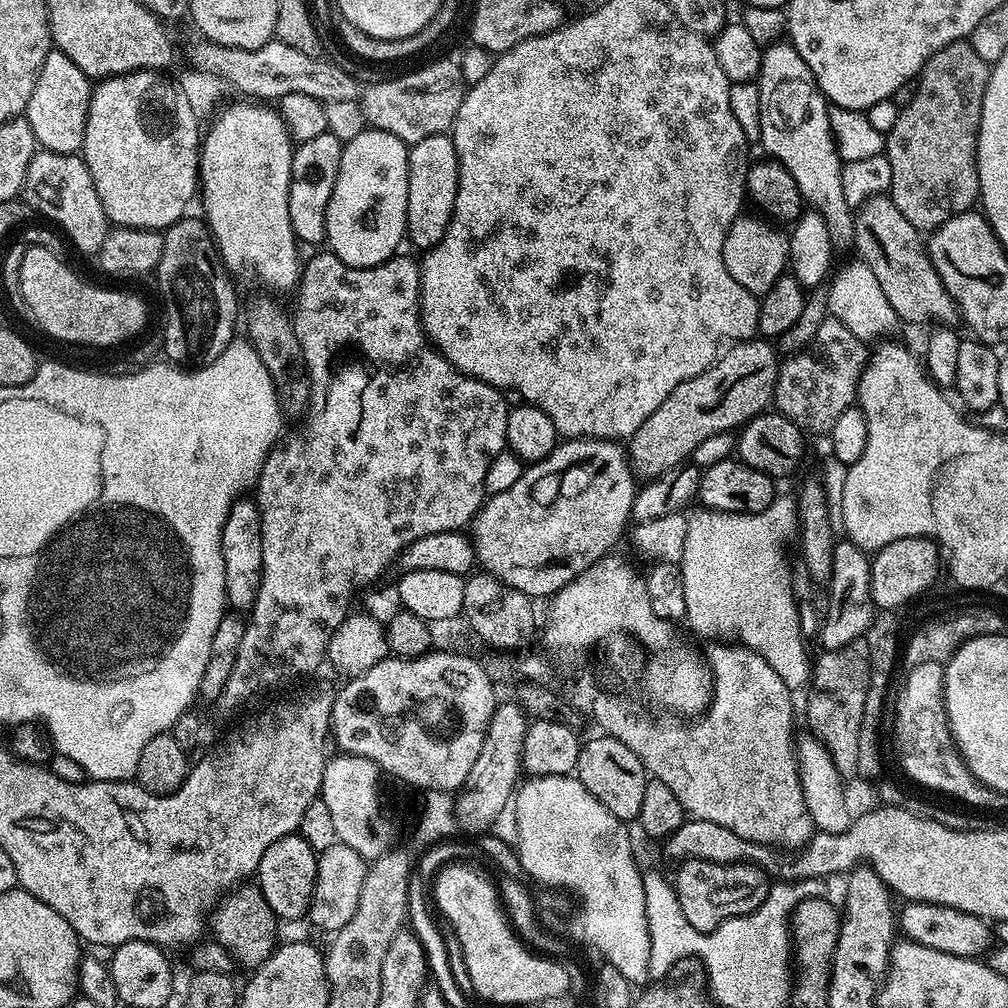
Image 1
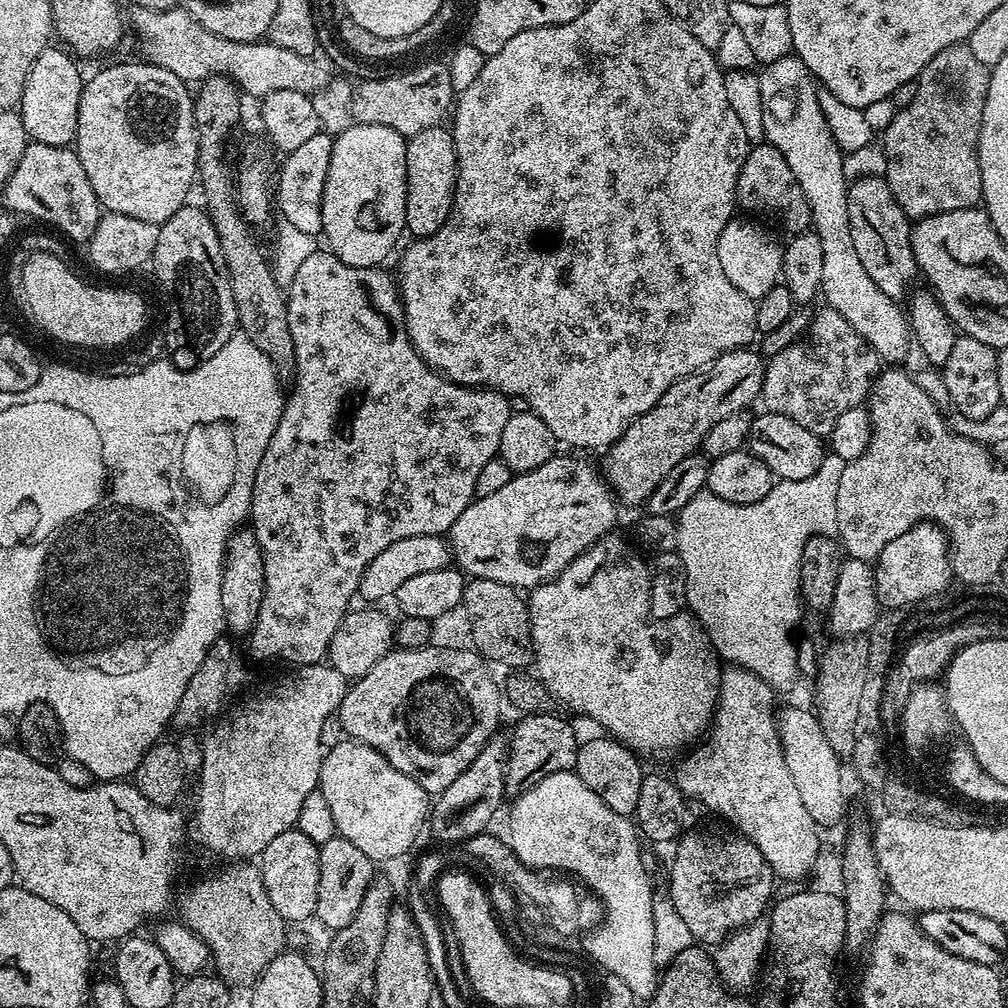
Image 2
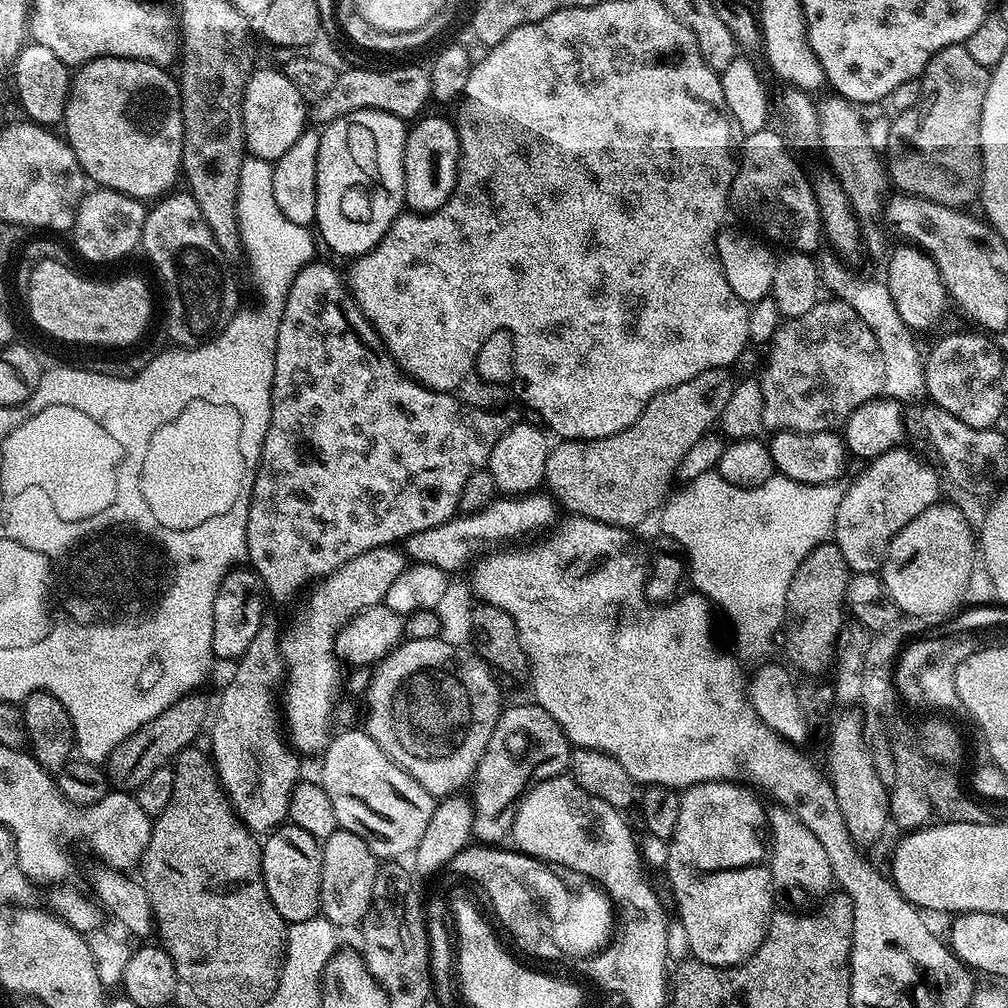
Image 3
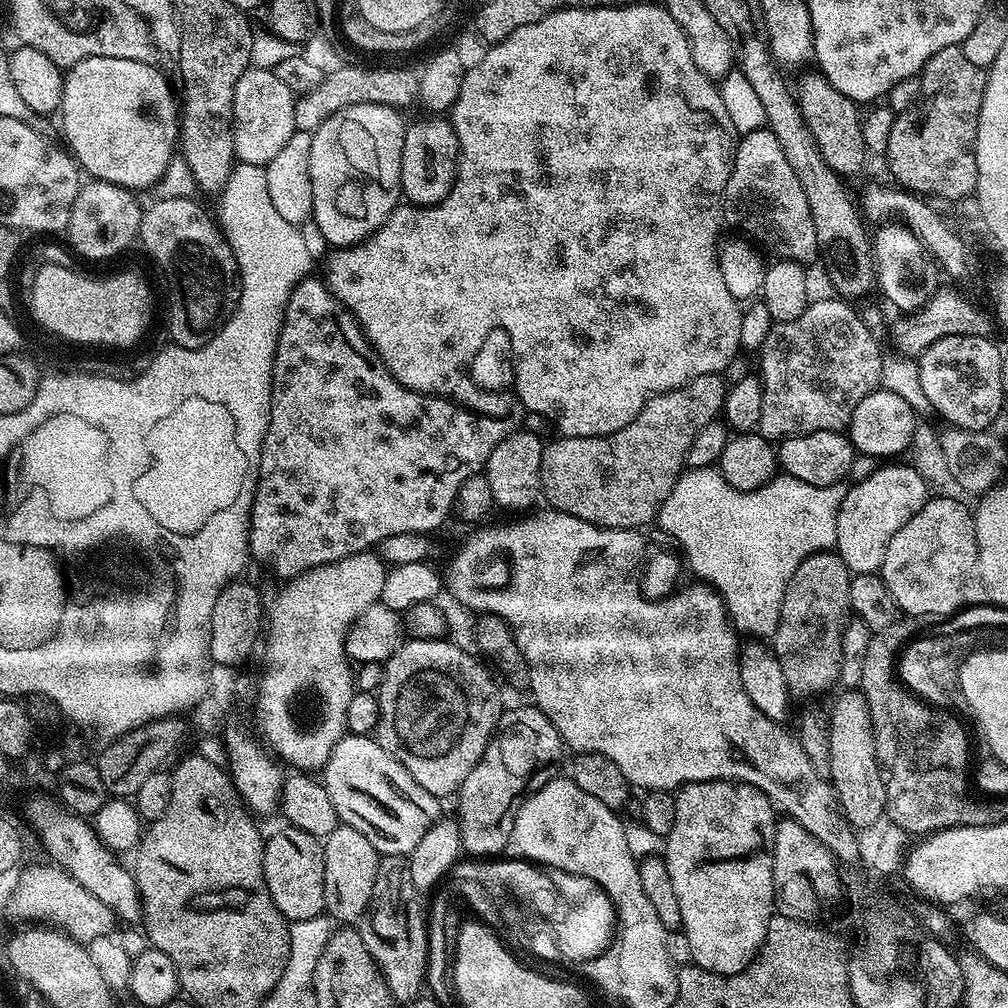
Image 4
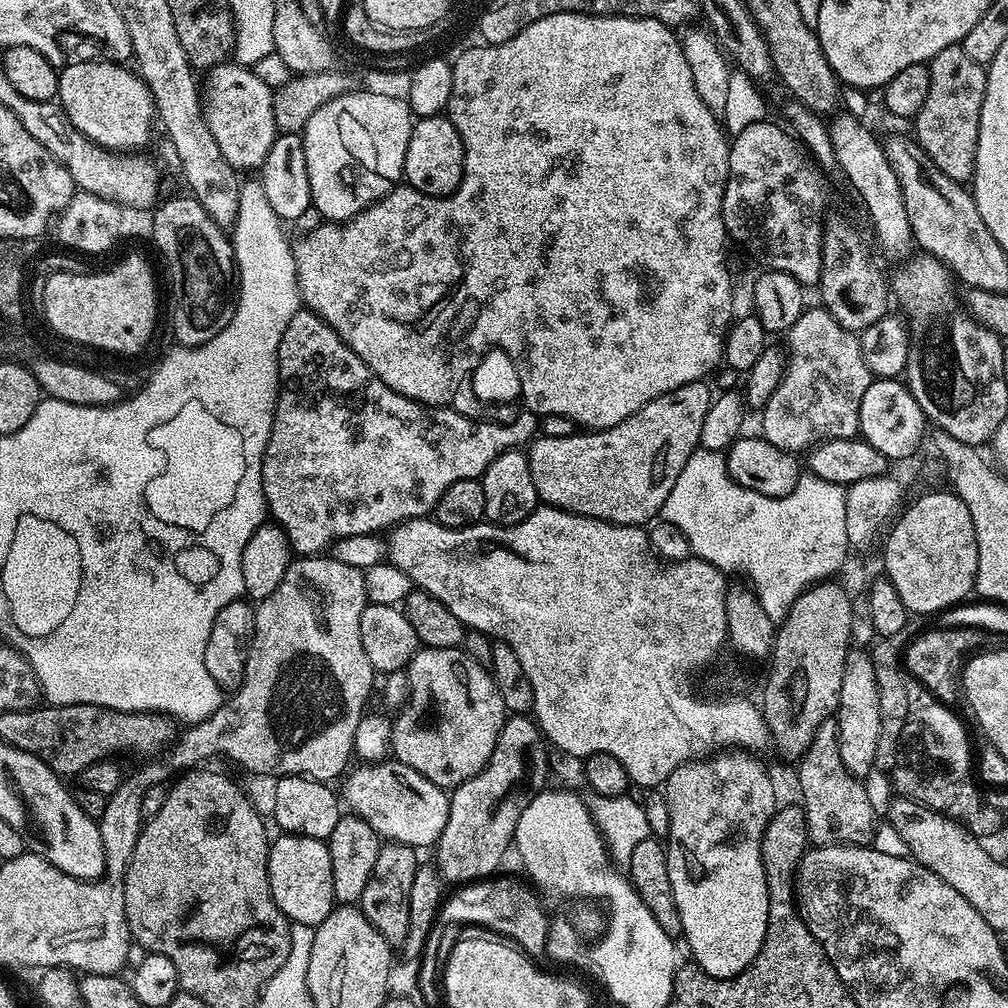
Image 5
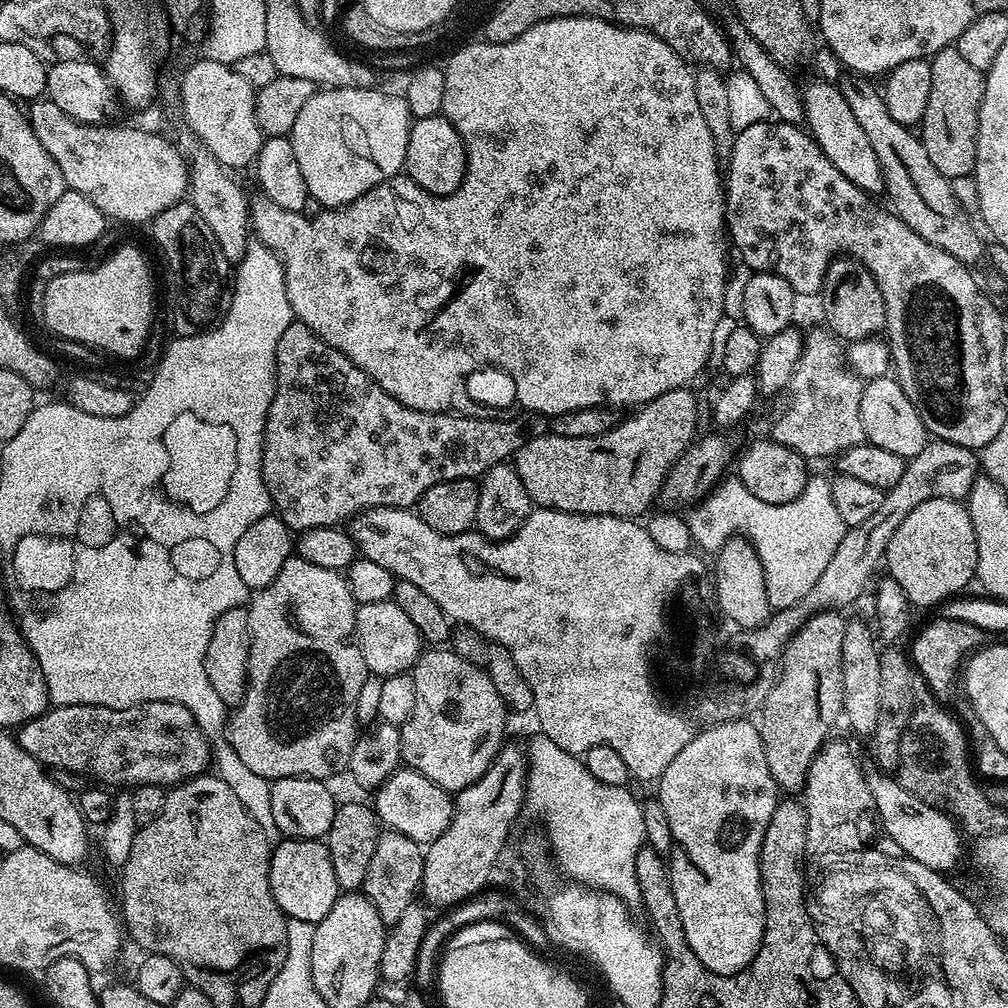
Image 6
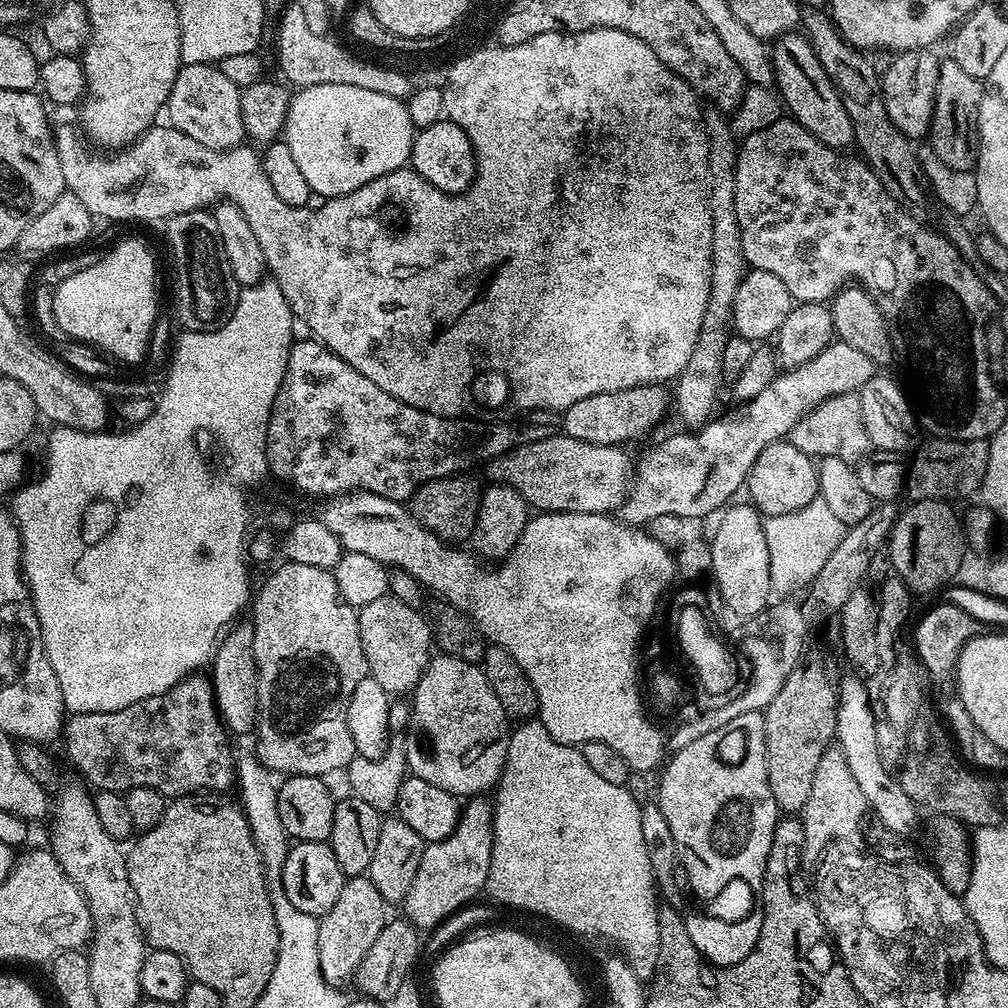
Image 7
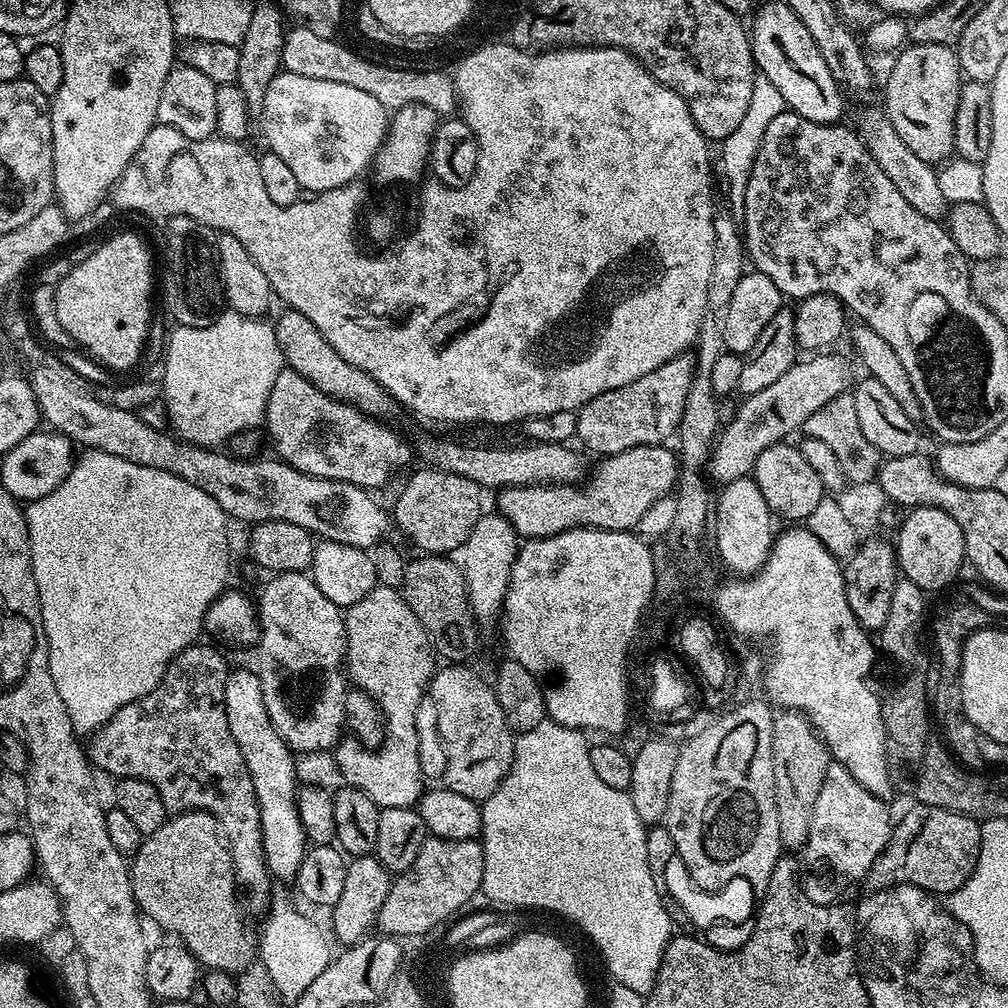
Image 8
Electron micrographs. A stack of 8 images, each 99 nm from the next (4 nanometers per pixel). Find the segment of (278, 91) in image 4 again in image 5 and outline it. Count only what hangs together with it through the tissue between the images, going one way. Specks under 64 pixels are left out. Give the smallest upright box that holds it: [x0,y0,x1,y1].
[203,62,278,170]

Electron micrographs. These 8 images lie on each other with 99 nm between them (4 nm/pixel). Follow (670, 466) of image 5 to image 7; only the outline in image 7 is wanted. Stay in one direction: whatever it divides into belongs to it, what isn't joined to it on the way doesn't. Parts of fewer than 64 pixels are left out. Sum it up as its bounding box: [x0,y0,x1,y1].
[487,434,634,512]

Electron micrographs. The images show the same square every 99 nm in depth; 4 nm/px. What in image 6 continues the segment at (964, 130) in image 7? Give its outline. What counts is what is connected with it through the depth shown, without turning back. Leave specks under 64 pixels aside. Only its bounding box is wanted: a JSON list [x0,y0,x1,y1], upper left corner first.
[918,46,985,179]

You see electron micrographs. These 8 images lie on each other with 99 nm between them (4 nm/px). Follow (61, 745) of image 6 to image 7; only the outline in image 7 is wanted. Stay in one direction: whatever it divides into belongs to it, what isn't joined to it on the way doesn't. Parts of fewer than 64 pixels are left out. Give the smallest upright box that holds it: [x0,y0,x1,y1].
[62,674,237,798]

